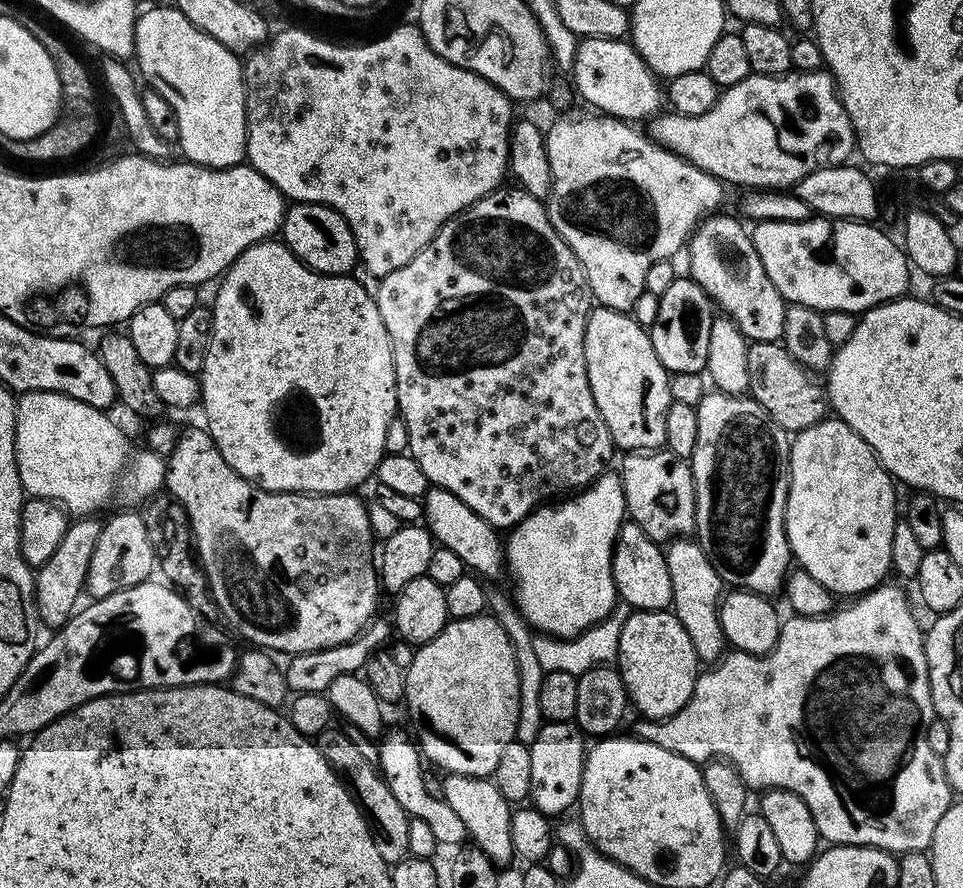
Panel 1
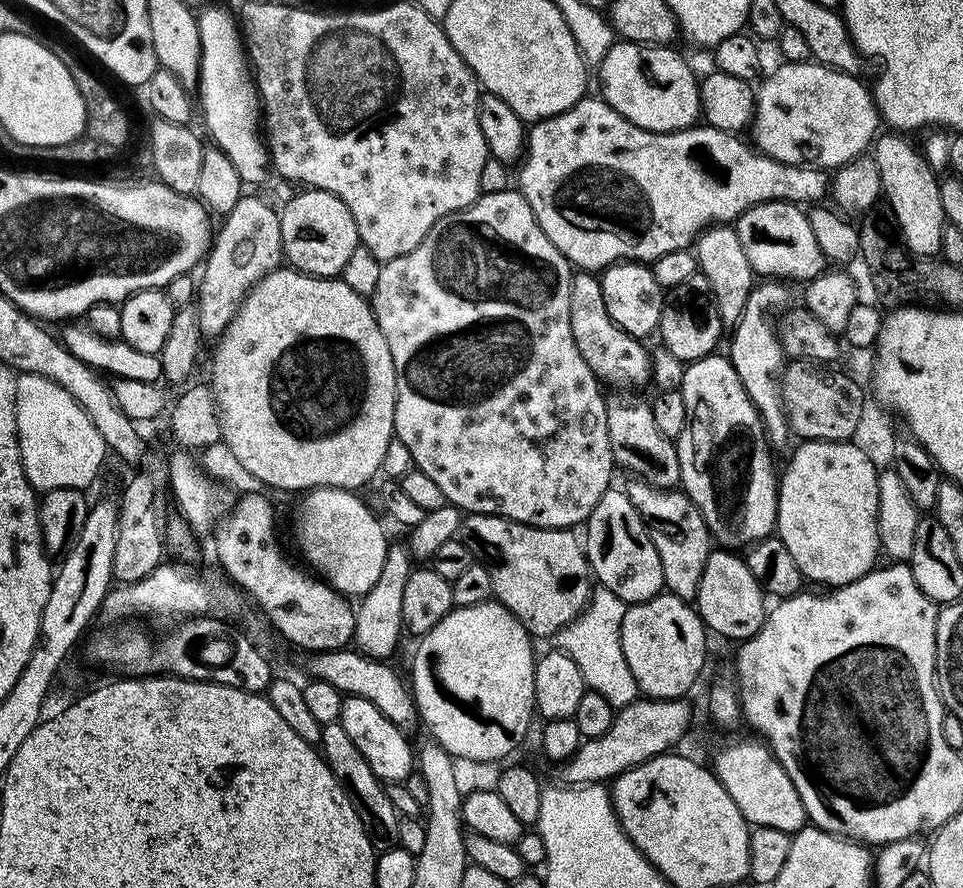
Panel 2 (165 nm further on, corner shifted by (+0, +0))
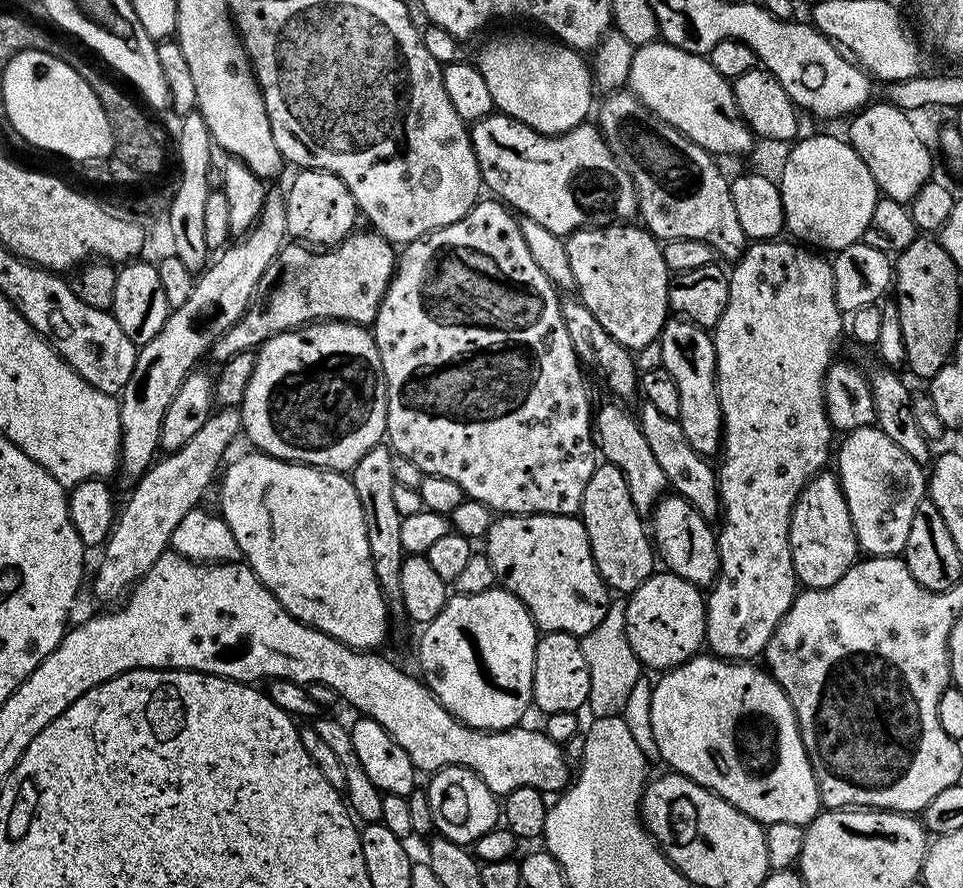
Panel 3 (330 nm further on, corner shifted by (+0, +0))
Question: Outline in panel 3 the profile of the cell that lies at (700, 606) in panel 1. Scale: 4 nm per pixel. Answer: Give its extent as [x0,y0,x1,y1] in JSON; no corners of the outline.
[594,404,668,514]

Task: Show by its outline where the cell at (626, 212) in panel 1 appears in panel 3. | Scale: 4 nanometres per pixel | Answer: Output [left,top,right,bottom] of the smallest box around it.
[470,114,638,238]

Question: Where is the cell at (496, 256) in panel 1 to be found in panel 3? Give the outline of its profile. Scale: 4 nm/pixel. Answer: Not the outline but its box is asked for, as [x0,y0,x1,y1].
[370,198,598,516]

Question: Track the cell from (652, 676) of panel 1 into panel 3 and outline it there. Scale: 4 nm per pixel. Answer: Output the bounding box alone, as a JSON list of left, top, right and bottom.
[625,570,706,669]

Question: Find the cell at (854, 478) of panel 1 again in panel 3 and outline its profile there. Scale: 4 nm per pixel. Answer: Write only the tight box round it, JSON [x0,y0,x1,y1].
[790,471,858,588]

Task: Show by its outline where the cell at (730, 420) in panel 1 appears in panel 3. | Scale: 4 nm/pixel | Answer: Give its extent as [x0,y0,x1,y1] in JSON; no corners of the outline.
[660,318,724,458]

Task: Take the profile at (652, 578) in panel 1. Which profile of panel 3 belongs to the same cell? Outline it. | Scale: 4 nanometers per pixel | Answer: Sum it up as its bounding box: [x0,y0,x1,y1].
[578,463,654,594]

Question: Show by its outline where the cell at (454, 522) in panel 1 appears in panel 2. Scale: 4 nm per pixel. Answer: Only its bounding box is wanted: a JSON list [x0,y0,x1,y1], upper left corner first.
[458,512,594,638]

